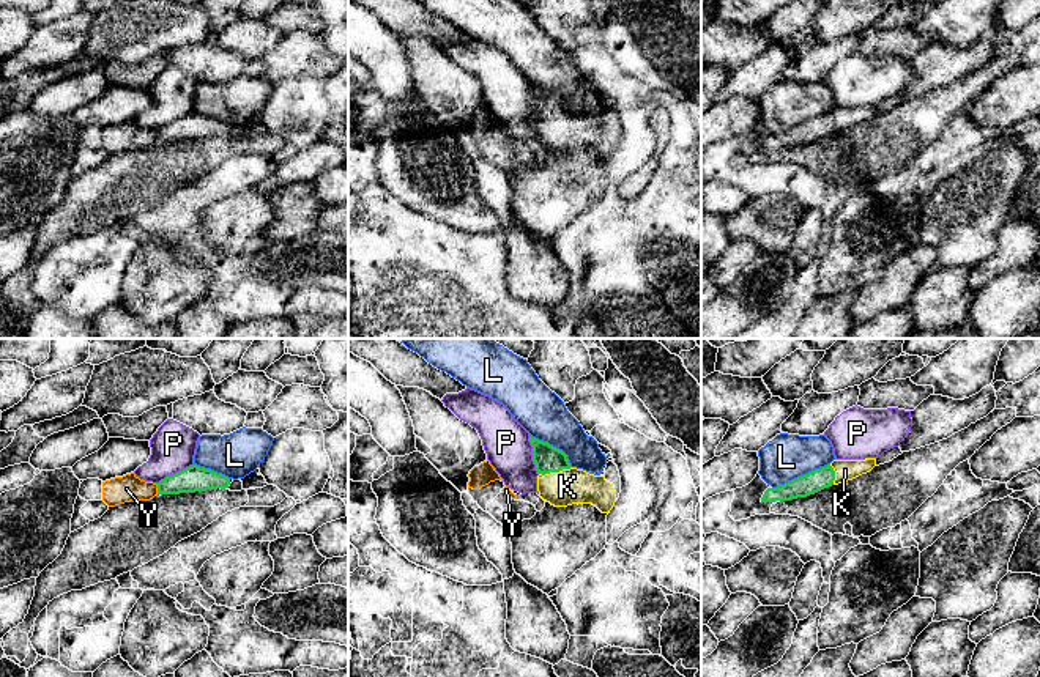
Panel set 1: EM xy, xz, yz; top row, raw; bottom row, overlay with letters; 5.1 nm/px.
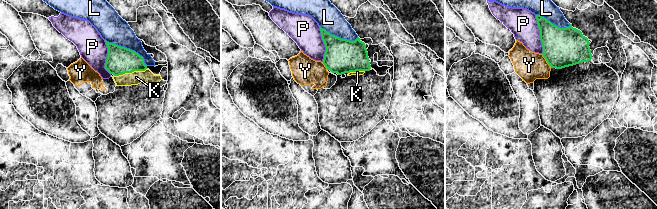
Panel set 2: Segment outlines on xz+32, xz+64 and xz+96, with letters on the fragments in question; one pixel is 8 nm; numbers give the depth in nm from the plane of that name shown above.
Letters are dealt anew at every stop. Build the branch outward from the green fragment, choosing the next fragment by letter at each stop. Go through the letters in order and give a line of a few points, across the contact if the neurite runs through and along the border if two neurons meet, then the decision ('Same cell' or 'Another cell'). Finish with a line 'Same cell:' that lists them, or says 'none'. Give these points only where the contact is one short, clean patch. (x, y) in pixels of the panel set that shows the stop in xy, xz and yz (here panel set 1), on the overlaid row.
K: Line: xz (547, 458), (555, 471), (568, 487). Same cell
L: Another cell
P: Another cell
Y: Another cell
Same cell: K

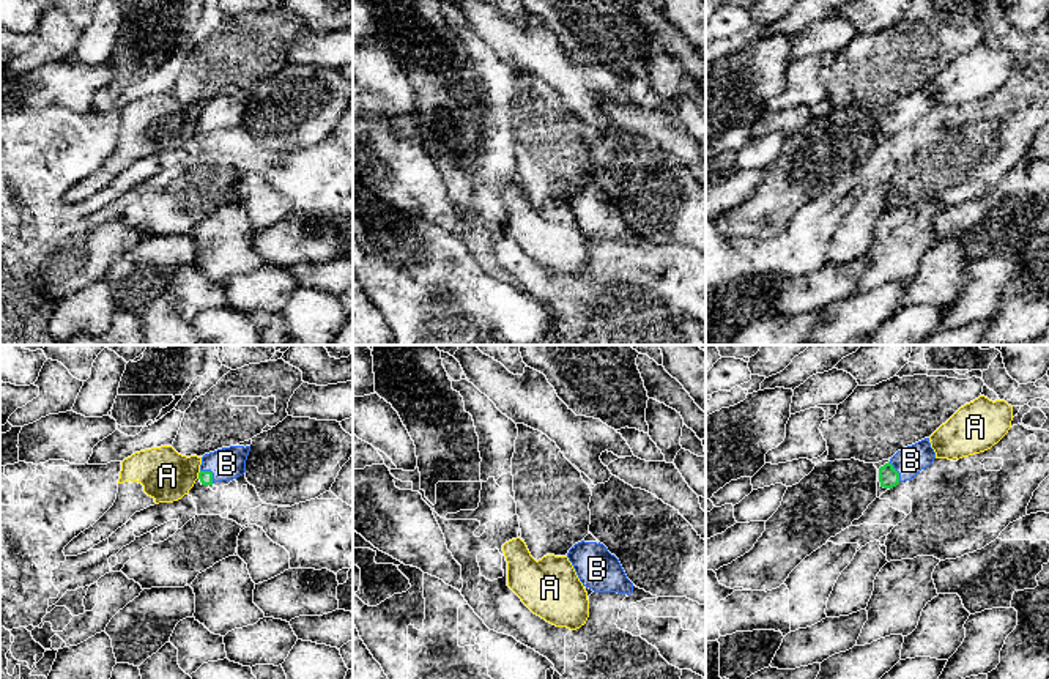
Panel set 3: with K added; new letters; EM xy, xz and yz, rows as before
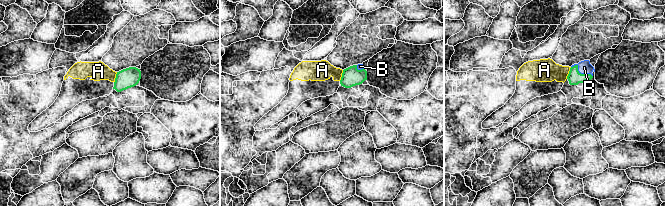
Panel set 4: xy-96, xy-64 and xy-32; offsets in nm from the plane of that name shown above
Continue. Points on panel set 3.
A: Line: xy (200, 471), (197, 478). Another cell
B: Line: xy (205, 478), (211, 473), (219, 465), (227, 463). Same cell
Same cell: B

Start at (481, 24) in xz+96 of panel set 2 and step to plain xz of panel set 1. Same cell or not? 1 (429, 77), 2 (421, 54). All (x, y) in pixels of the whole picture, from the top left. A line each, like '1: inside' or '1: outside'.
1: inside
2: inside

